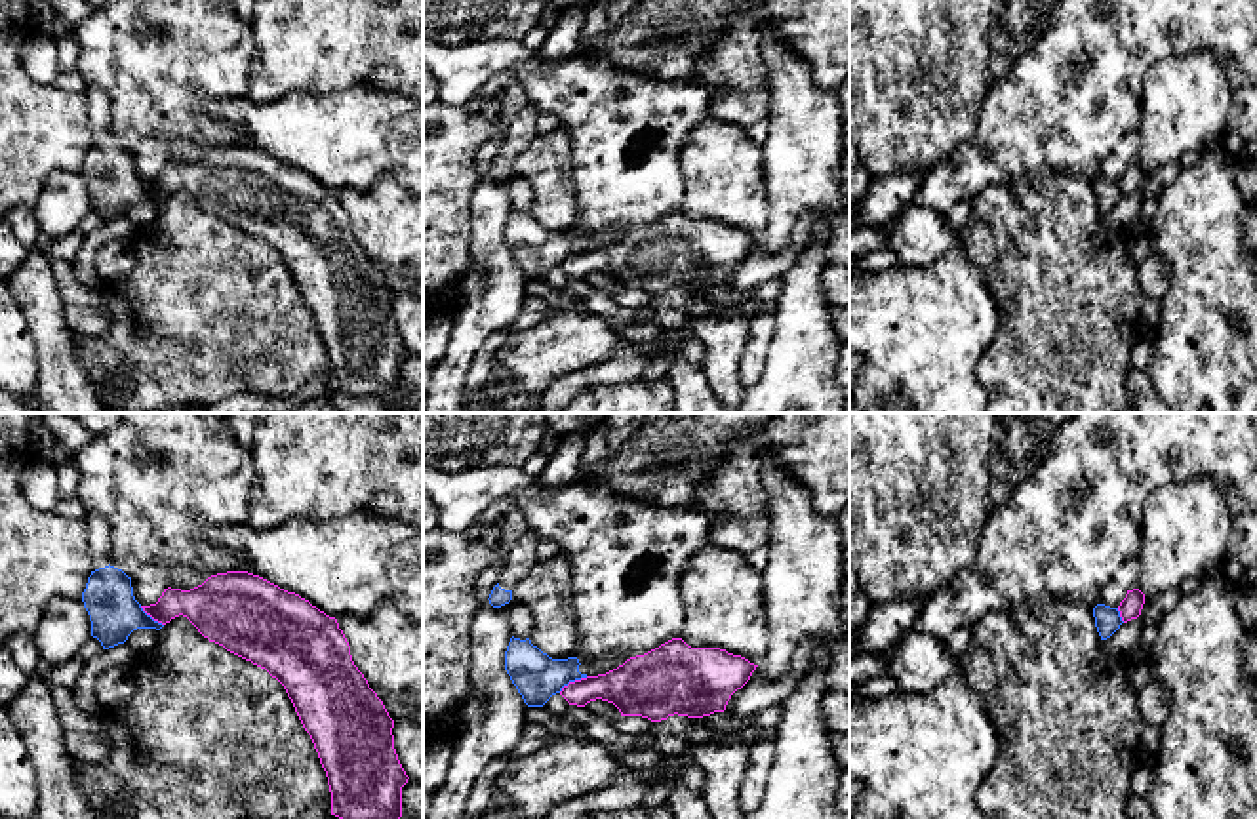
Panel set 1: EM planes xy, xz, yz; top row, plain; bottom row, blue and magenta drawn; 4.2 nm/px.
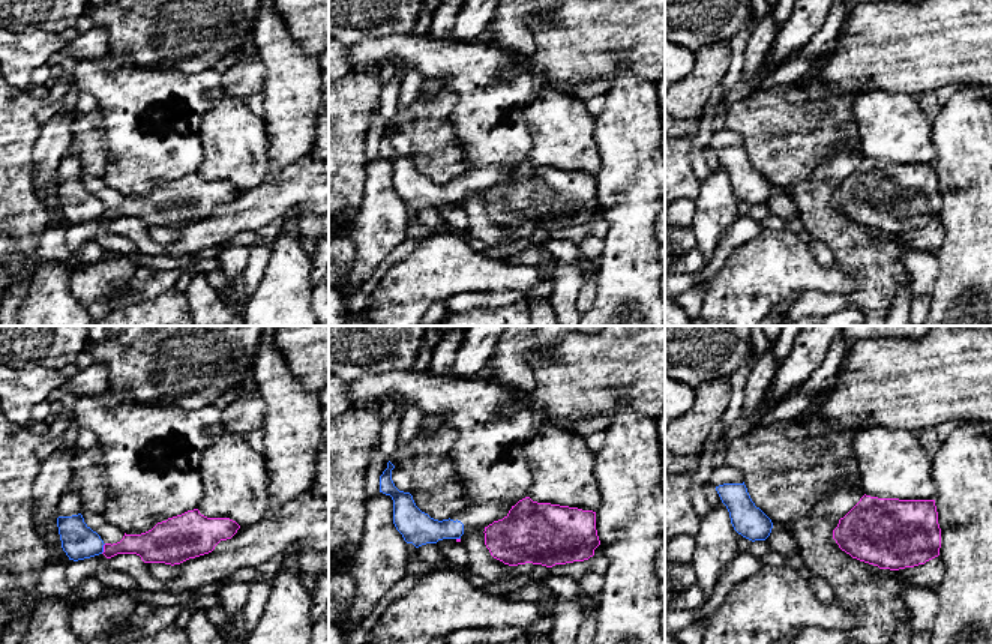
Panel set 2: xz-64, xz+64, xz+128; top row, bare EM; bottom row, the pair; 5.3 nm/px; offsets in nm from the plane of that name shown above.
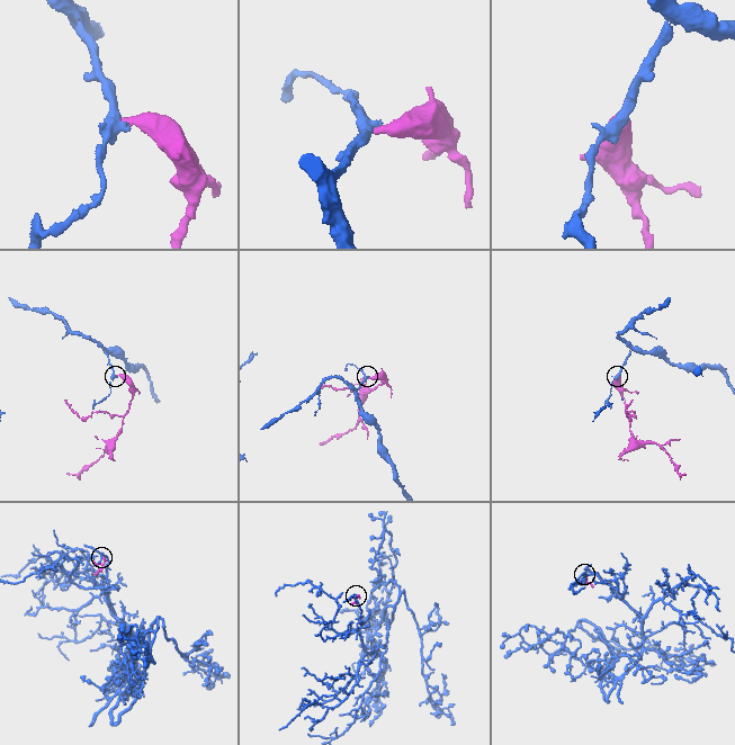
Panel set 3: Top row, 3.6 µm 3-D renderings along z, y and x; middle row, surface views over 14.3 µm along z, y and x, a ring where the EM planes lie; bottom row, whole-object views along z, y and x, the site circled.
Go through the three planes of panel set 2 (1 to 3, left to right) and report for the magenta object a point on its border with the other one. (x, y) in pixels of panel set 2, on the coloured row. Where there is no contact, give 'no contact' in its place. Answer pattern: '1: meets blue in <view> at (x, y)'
1: meets blue in xz-64 at (102, 548)
2: meets blue in xz+64 at (458, 538)
3: no contact

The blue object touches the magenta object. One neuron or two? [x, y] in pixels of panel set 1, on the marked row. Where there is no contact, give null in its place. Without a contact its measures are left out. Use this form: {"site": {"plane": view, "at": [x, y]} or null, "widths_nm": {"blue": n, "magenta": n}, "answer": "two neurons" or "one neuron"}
{"site": {"plane": "xz", "at": [572, 680]}, "widths_nm": {"blue": 200, "magenta": 200}, "answer": "two neurons"}

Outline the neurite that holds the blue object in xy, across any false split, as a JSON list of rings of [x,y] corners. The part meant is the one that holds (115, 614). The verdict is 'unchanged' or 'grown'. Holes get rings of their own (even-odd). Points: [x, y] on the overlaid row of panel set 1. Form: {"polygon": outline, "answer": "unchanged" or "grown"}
{"polygon": [[[110,564],[91,571],[82,602],[91,621],[91,636],[103,649],[124,644],[137,629],[160,630],[164,627],[135,600],[131,577]]], "answer": "unchanged"}

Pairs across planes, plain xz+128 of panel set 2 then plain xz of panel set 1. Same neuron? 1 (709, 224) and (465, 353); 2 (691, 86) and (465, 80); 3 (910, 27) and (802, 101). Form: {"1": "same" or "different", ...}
{"1": "same", "2": "different", "3": "different"}

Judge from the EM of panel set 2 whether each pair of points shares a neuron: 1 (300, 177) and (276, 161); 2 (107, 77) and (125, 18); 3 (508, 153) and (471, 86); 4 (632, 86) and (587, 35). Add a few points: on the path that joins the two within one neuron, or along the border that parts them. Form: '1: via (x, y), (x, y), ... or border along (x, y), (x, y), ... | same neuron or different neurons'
1: border along (311, 155), (291, 161), (272, 180), (266, 182) | different neurons
2: border along (108, 53), (114, 59), (128, 59), (147, 68) | different neurons
3: via (491, 137), (486, 132), (486, 102) | same neuron
4: border along (608, 80), (620, 65), (625, 65), (649, 81) | different neurons

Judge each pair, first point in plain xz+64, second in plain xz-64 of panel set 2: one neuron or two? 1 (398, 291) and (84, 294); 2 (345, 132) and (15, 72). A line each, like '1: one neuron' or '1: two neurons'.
1: one neuron
2: two neurons

